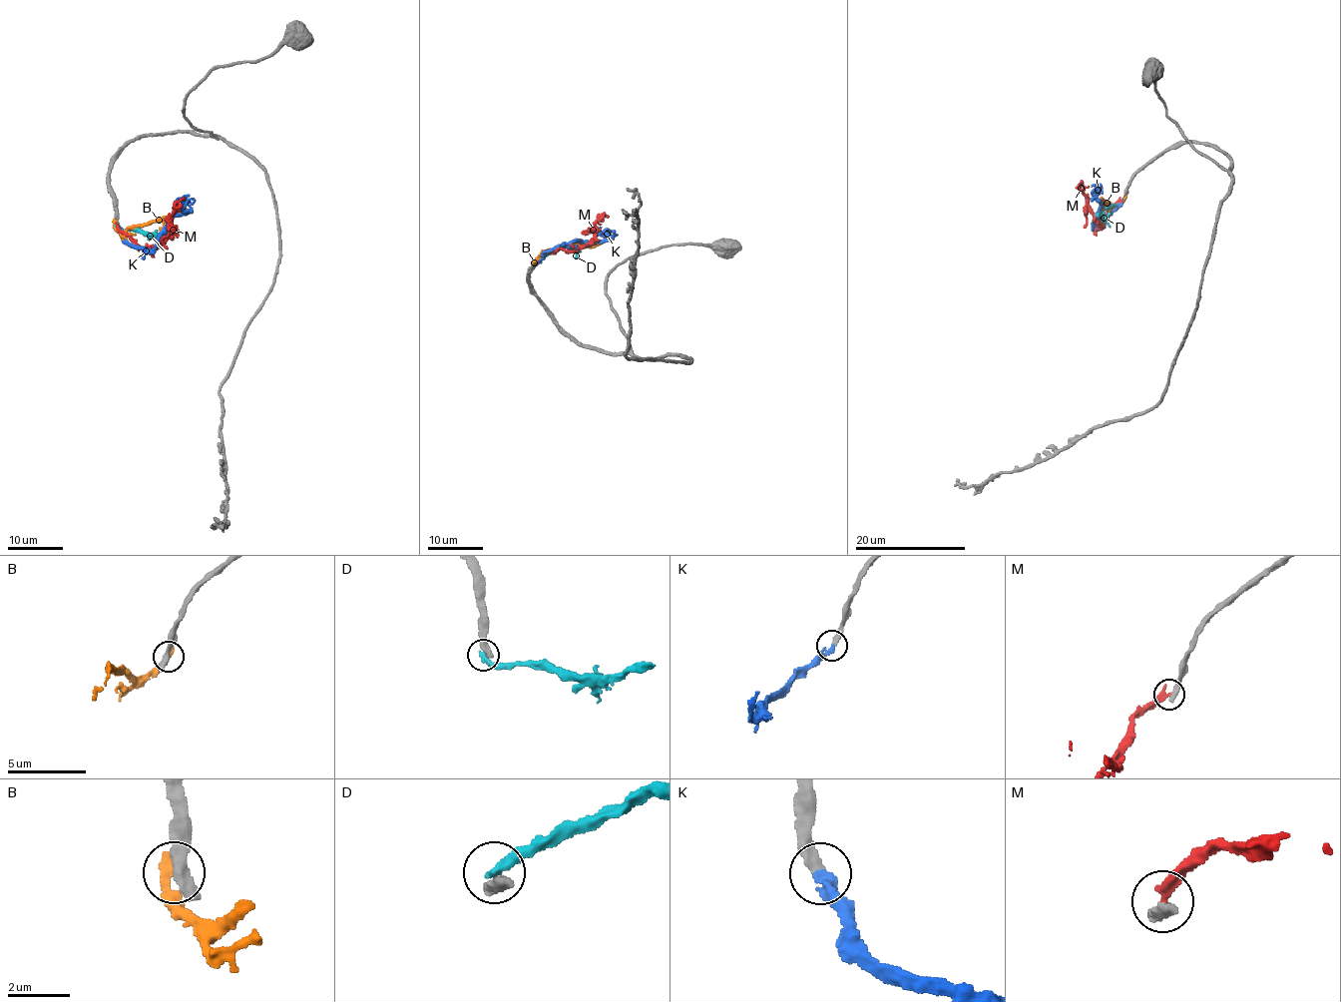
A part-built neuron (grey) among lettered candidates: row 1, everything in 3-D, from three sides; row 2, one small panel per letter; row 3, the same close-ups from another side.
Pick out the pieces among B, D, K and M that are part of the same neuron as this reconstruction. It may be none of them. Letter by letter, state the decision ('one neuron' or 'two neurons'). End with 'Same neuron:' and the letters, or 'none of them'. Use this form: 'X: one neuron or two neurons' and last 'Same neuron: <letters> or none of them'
B: two neurons
D: two neurons
K: one neuron
M: two neurons
Same neuron: K

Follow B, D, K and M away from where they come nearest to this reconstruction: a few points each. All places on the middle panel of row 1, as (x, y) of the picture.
B: (535, 263), (551, 250), (598, 246), (609, 241)
D: (536, 260), (564, 248), (584, 248), (598, 240)
K: (539, 261), (549, 250), (574, 241), (605, 241), (608, 238), (605, 234), (599, 233), (601, 227)
M: (536, 260), (547, 252), (585, 247), (593, 239), (597, 220), (609, 217)

